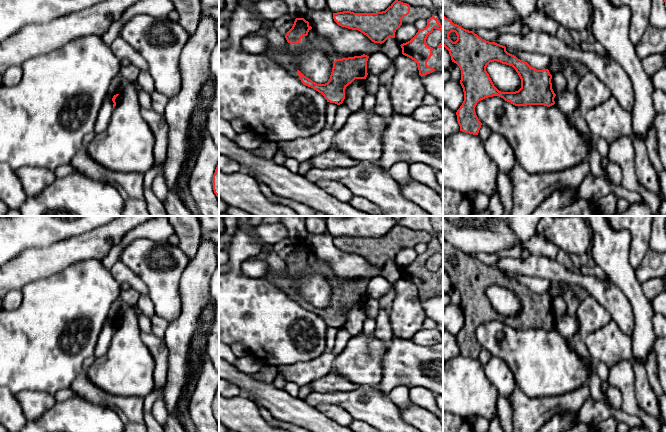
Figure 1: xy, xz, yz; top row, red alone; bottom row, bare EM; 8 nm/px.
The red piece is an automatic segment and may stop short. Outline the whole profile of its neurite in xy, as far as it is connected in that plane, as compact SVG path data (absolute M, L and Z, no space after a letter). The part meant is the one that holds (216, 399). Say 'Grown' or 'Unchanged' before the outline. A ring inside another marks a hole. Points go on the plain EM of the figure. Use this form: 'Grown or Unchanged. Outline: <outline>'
Unchanged. Outline: M219 388L217 389L213 399L213 414L219 423Z

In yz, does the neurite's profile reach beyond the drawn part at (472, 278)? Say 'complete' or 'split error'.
complete

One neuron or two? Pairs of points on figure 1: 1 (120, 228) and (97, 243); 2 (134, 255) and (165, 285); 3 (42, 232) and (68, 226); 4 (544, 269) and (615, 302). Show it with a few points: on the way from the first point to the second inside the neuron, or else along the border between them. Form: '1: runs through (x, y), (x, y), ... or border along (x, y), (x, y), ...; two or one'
1: runs through (114, 231), (103, 237); one
2: runs through (142, 263), (157, 277); one
3: runs through (48, 226), (62, 226); one
4: runs through (562, 275), (591, 283), (597, 287); one

